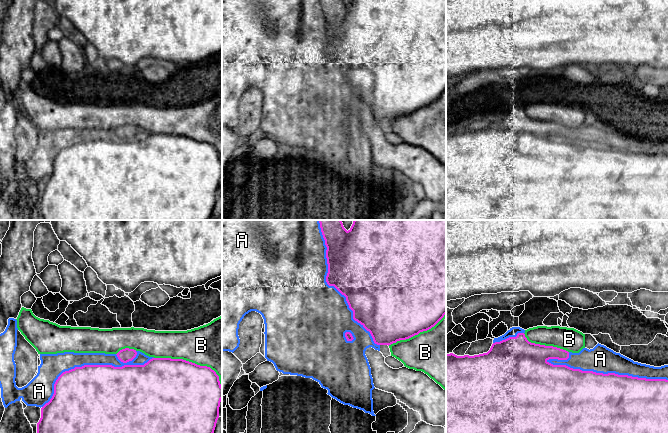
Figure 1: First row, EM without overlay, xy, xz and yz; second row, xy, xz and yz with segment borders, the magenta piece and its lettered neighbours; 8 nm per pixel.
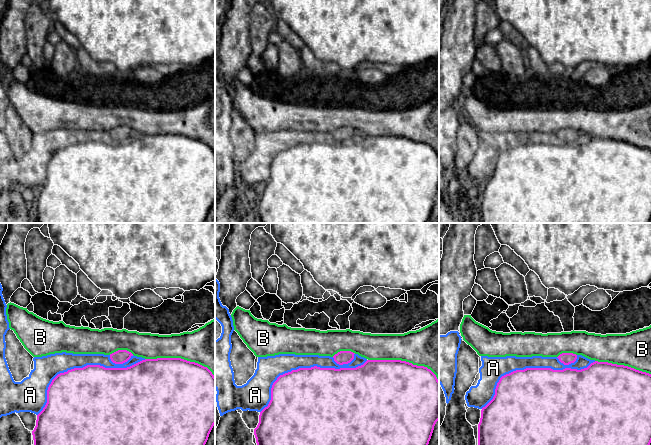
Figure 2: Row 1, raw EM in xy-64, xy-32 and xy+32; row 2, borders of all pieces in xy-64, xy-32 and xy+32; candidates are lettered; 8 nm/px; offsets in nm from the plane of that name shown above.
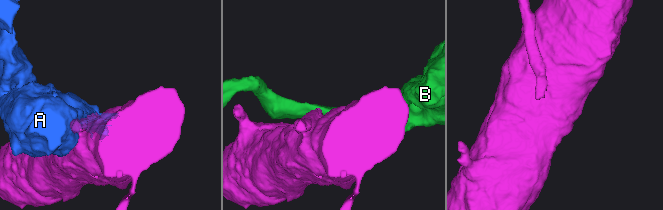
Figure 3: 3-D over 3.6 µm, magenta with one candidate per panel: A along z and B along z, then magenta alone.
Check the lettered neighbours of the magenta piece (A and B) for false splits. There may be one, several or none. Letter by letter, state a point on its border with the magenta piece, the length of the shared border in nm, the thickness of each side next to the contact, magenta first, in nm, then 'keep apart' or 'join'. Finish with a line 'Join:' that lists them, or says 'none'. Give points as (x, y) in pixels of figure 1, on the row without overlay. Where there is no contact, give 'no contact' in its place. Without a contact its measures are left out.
A: contact xy (90, 141); length 1000 nm; calibres 500 and 160 nm; keep apart
B: contact xy (191, 138); length 600 nm; calibres 500 and 380 nm; keep apart
Join: none

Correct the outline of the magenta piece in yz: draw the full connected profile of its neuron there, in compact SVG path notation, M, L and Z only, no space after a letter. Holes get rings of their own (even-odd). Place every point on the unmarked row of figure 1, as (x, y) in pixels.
M524 109L493 119L487 129L474 132L446 130L446 220L668 220L668 156L582 147L548 138L549 135L568 134L568 127L531 119Z

